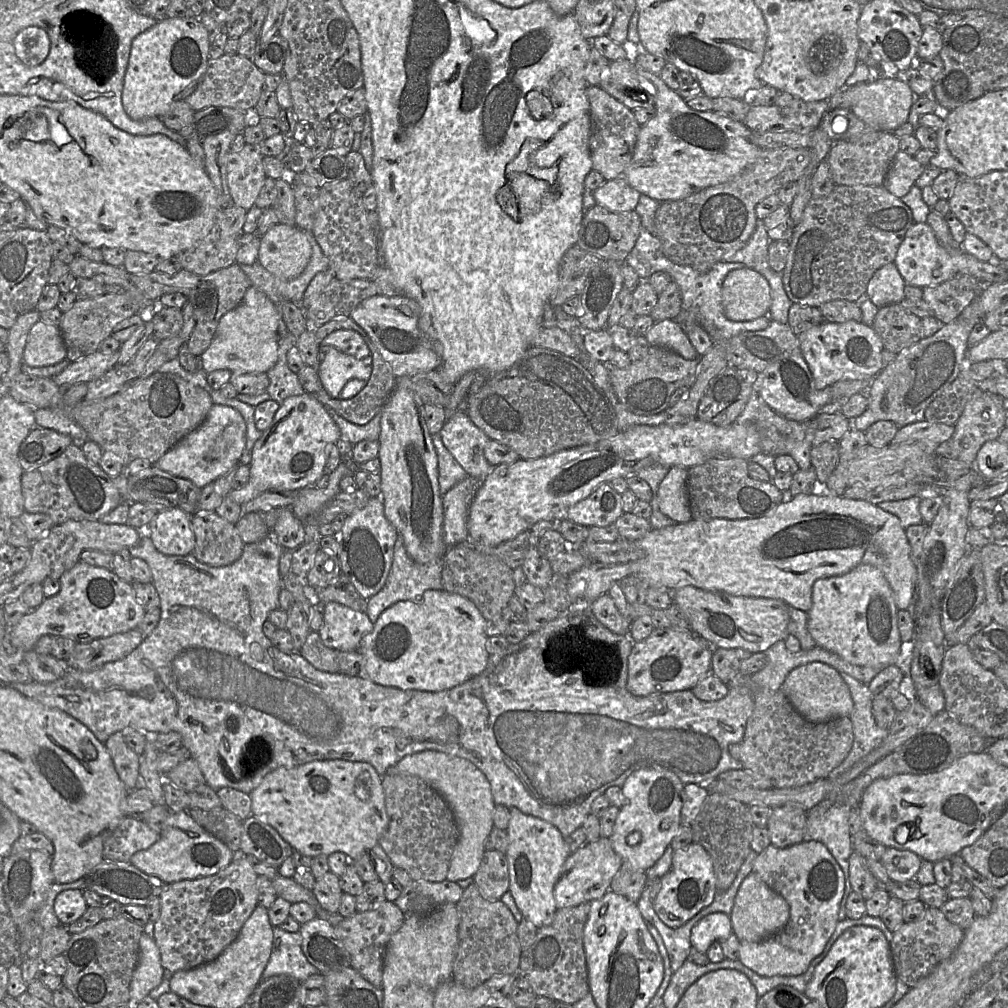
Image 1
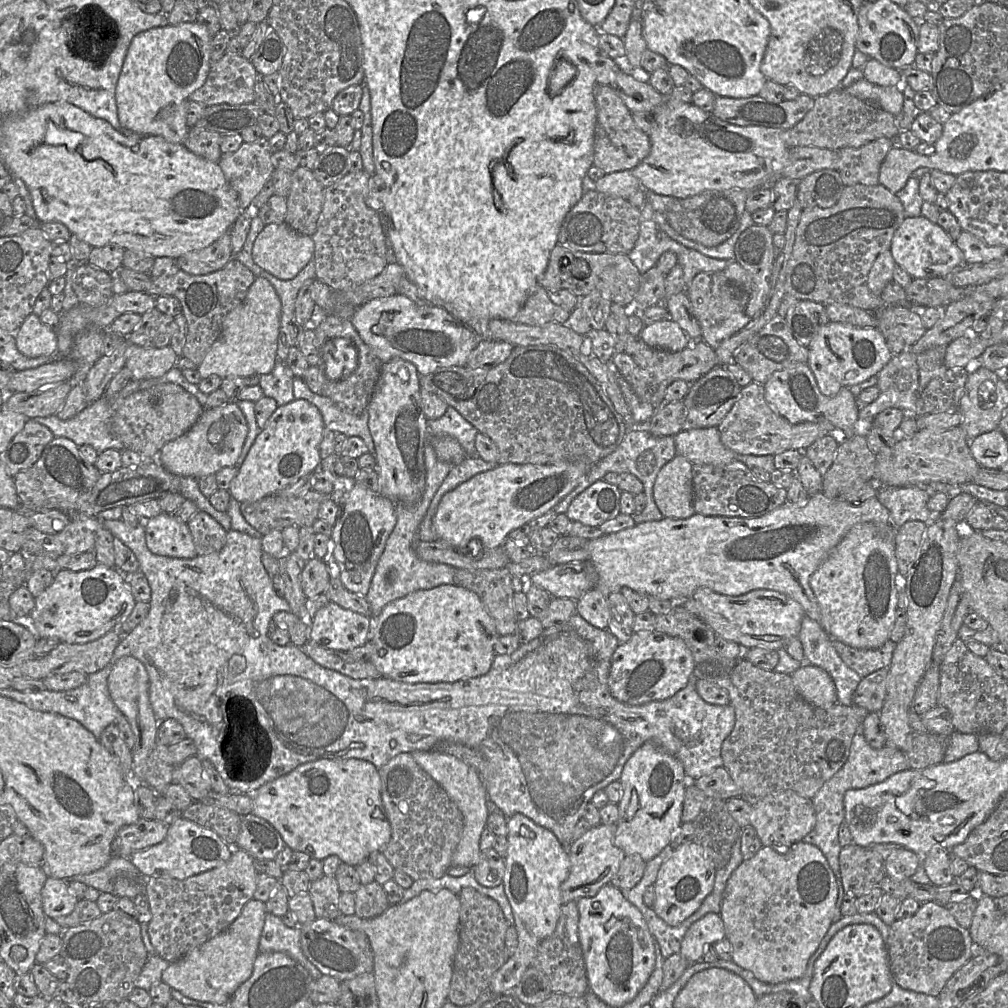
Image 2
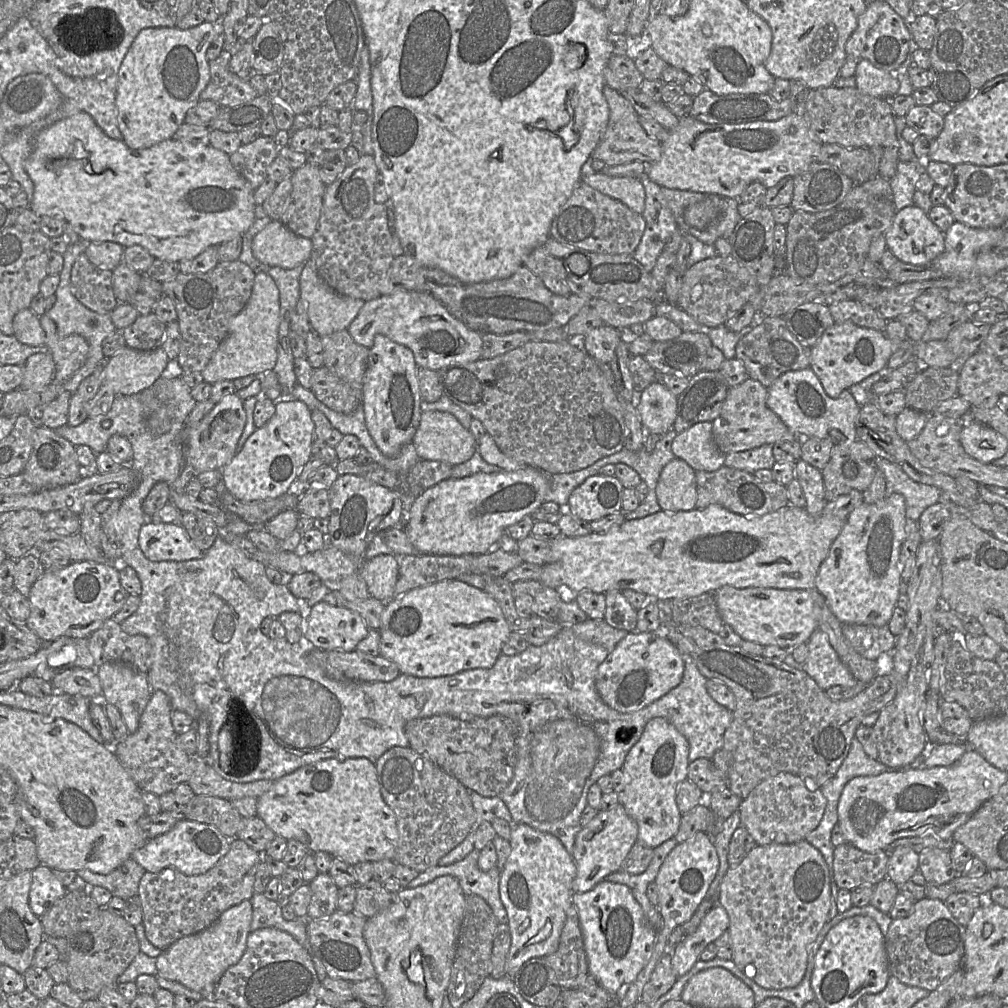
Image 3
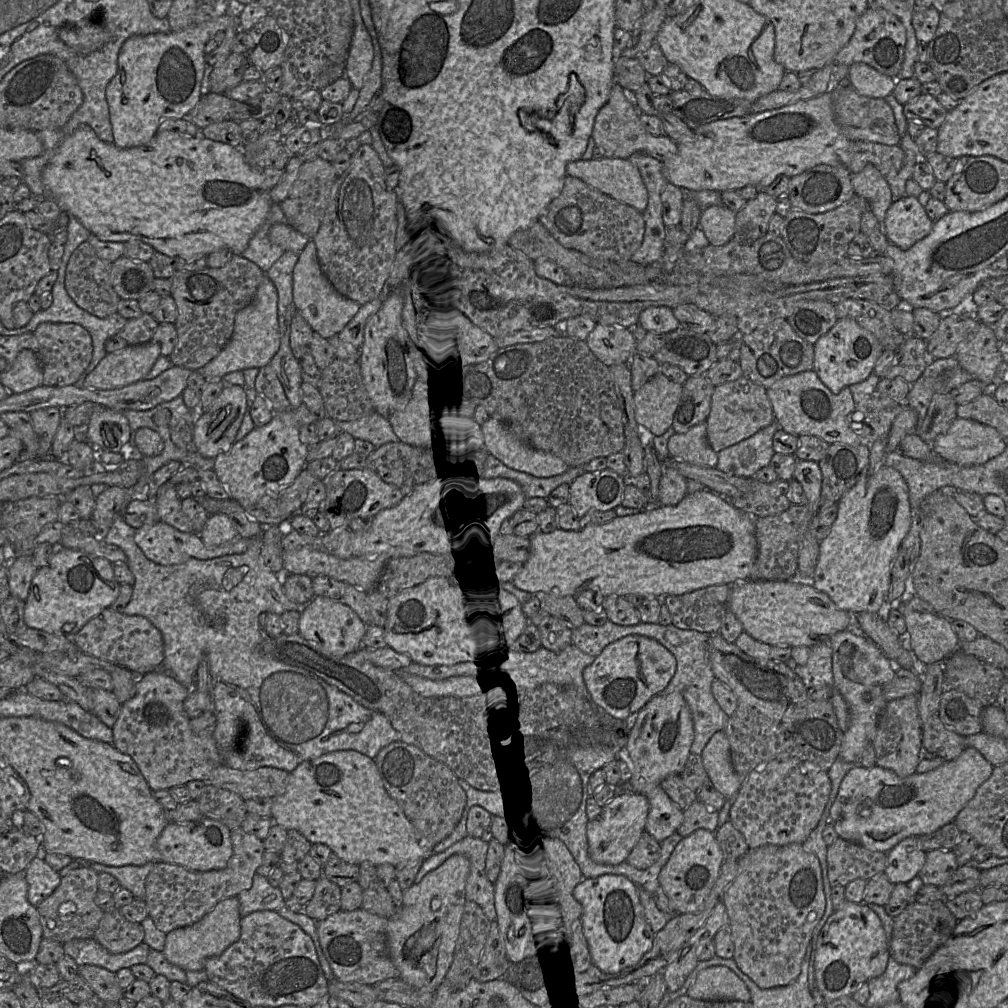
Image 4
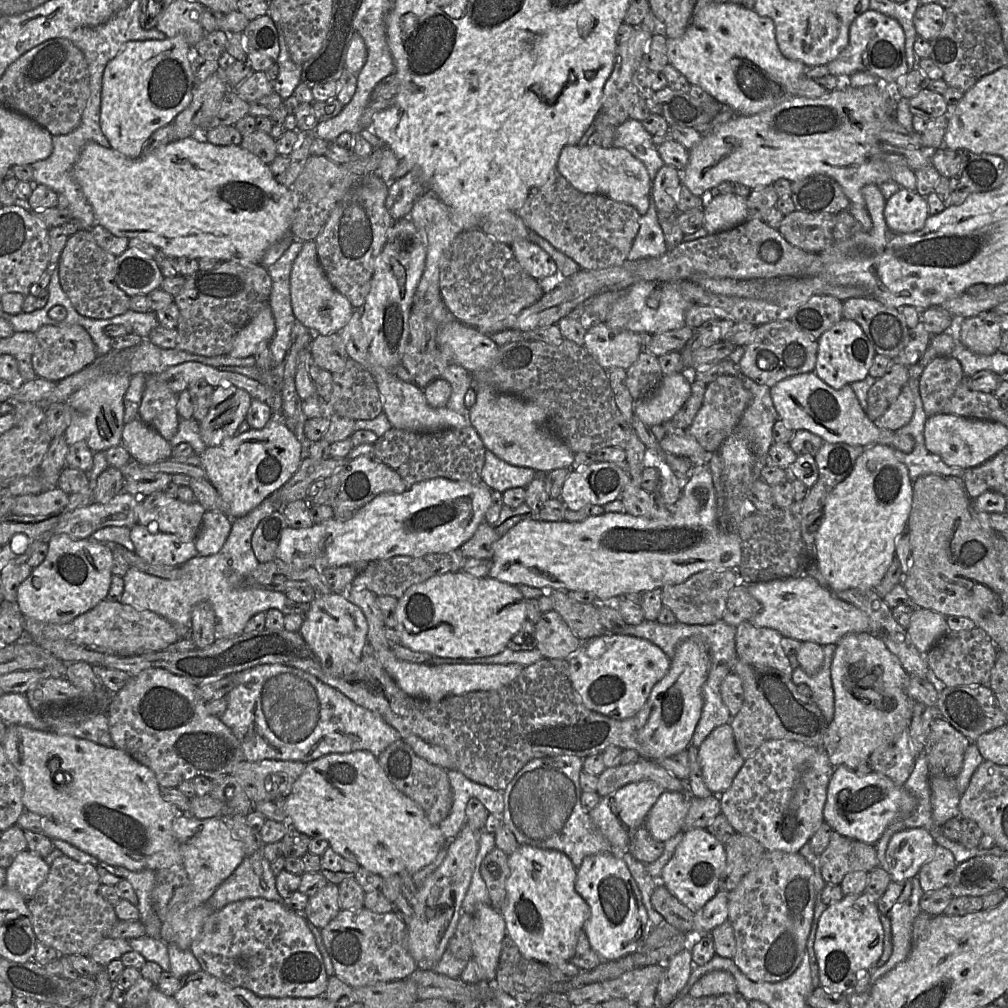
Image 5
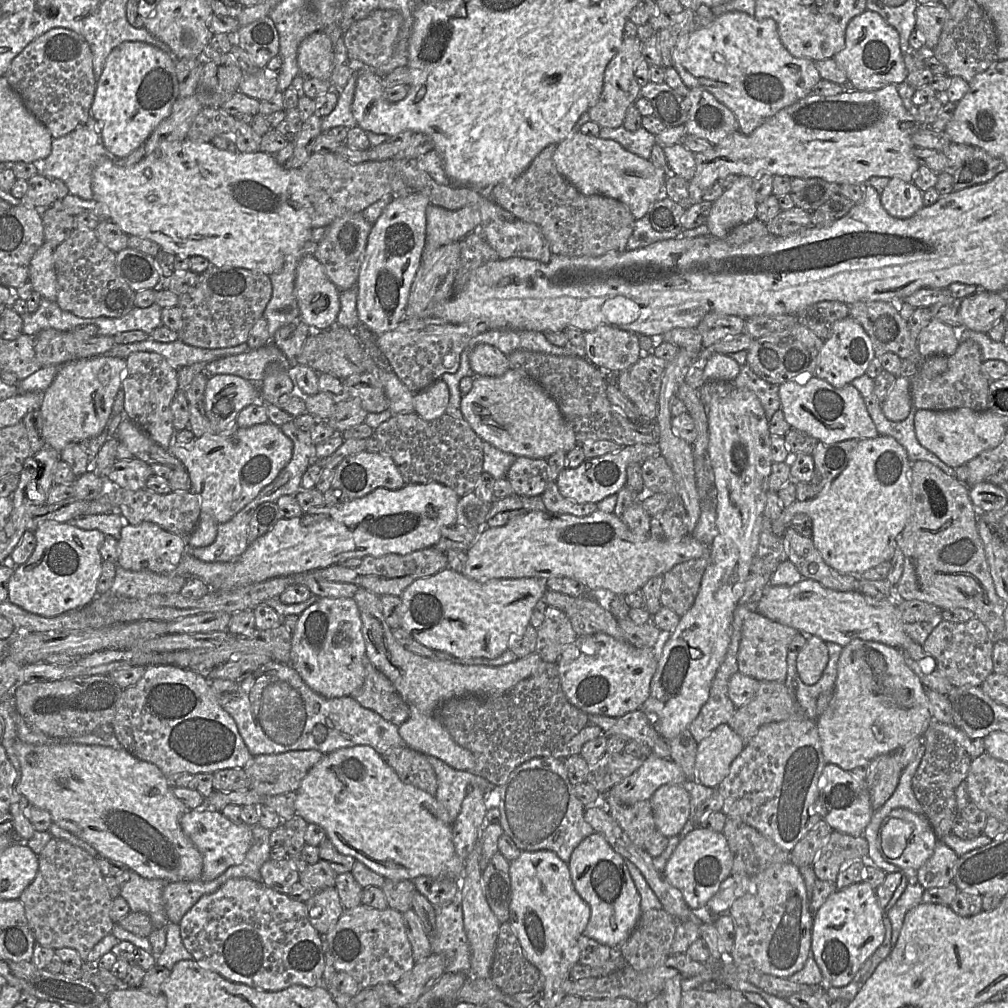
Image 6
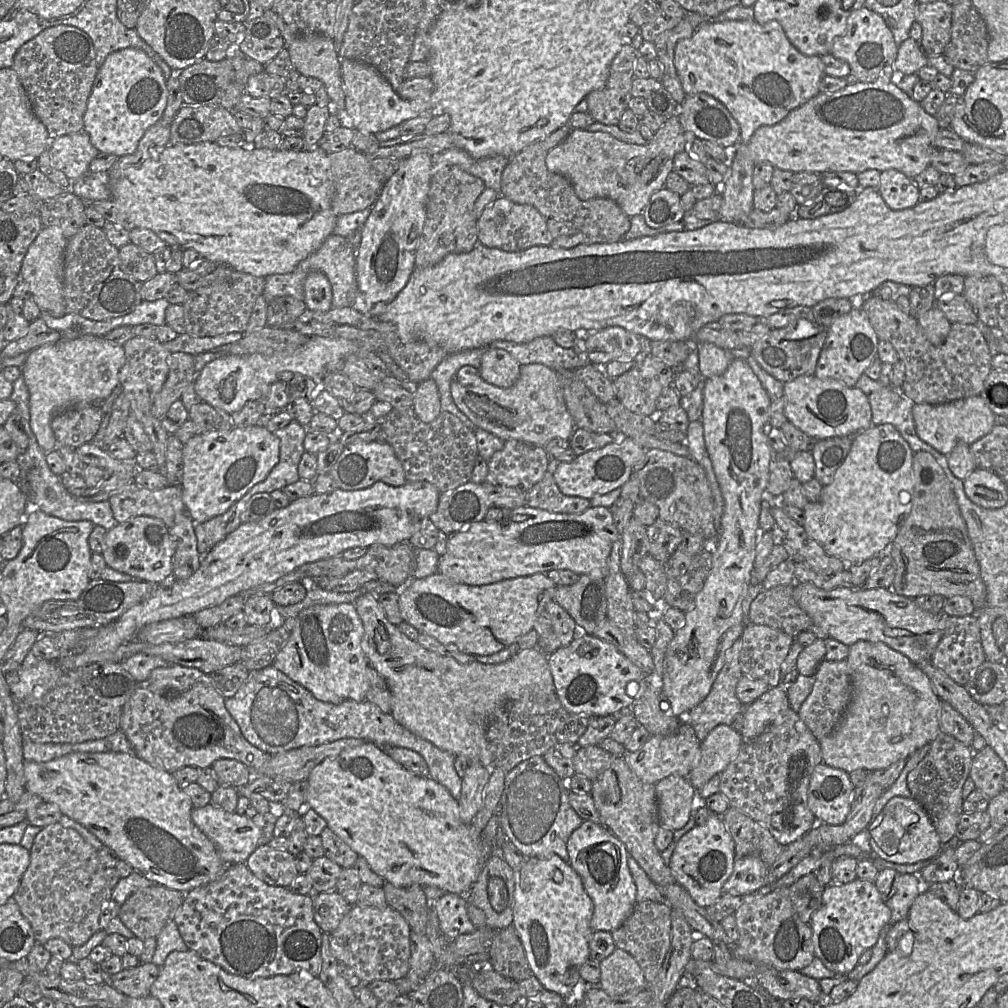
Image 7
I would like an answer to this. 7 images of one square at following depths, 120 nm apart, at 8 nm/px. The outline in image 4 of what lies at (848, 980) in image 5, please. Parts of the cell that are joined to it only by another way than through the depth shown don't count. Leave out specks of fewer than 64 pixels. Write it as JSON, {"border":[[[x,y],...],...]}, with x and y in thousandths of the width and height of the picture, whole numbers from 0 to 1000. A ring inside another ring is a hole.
{"border":[[[838,894],[836,900],[821,911],[811,935],[809,970],[811,980],[817,992],[845,988],[856,976],[870,970],[879,962],[883,950],[877,921],[871,908],[858,895]]]}

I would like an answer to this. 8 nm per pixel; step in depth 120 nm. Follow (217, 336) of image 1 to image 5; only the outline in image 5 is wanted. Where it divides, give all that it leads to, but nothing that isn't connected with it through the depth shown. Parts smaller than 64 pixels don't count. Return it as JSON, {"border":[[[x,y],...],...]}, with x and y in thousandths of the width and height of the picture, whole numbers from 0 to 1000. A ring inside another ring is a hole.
{"border":[[[264,301],[236,329],[226,351],[232,355],[252,353],[262,347],[272,330],[272,313],[268,303]]]}

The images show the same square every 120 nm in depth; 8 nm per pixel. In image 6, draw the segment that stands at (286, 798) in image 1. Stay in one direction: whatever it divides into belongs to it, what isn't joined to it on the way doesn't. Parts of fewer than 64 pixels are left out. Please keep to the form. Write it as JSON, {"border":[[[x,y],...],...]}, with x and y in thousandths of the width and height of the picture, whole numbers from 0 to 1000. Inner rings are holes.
{"border":[[[364,739],[335,743],[321,749],[295,784],[294,807],[306,816],[317,818],[333,842],[361,857],[382,872],[410,873],[415,869],[457,872],[461,854],[451,844],[449,815],[429,790],[400,777],[379,749]]]}

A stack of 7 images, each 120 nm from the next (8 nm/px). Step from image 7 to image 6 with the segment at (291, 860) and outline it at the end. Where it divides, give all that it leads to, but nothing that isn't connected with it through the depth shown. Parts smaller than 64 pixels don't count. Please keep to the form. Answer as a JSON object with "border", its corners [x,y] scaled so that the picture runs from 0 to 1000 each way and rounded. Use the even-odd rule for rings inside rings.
{"border":[[[285,851],[266,852],[260,858],[258,865],[259,875],[280,887],[287,887],[290,878],[298,871],[298,866],[287,856]]]}

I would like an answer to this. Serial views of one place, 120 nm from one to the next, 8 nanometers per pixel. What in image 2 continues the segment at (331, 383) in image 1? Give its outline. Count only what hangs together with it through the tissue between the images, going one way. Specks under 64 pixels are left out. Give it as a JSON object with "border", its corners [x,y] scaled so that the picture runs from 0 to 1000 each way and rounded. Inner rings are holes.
{"border":[[[329,335],[320,343],[322,373],[329,378],[345,375],[354,365],[355,350],[346,336]]]}

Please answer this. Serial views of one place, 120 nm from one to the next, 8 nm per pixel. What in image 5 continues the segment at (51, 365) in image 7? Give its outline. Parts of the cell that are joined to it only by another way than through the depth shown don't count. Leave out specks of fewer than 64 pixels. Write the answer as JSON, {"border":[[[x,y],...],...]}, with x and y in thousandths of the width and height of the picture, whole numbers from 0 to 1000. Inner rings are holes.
{"border":[[[126,369],[106,370],[89,378],[65,397],[71,417],[63,429],[67,441],[82,438],[93,447],[105,447],[120,441],[123,420],[123,393],[130,372]]]}

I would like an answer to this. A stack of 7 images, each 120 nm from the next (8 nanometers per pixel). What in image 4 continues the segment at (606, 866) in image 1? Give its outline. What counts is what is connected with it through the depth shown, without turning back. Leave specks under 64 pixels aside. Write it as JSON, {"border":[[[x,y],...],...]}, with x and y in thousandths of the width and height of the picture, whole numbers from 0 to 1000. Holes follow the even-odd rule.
{"border":[[[612,786],[597,801],[597,806],[593,812],[583,813],[581,829],[583,845],[587,854],[601,858],[612,858],[621,854],[636,827],[640,824],[643,807],[644,796],[640,790],[629,786]]]}

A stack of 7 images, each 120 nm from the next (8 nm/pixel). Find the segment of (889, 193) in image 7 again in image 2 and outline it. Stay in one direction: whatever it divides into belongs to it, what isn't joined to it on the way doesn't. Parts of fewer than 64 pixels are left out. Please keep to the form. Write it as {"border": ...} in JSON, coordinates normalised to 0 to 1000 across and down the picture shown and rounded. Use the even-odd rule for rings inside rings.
{"border":[[[915,213],[897,217],[886,233],[883,249],[888,261],[906,277],[937,276],[948,265],[960,263],[956,261],[955,250],[938,229]]]}

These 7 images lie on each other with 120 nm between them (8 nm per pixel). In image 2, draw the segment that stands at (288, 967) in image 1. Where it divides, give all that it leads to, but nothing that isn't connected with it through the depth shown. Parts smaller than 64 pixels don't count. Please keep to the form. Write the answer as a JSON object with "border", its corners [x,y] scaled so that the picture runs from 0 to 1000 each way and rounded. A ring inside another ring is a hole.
{"border":[[[265,905],[257,934],[257,944],[281,944],[299,956],[313,972],[320,966],[301,946],[298,938],[299,920],[285,920],[280,911]]]}

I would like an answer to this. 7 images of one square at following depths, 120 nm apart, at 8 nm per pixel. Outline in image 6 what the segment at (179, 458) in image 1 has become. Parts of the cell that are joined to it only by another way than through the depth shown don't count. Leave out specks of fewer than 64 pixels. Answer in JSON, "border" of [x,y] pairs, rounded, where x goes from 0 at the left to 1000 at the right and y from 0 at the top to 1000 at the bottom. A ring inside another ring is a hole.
{"border":[[[228,371],[206,373],[202,407],[215,430],[234,422],[234,415],[241,405],[250,400],[257,402],[258,381]]]}

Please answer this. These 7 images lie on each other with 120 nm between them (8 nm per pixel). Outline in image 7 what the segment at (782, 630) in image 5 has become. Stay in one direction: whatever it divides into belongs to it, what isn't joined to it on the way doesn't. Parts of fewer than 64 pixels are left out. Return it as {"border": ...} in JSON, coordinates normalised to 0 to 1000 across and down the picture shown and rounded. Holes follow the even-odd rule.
{"border":[[[788,578],[787,592],[791,599],[803,610],[808,620],[817,624],[822,633],[830,635],[840,641],[850,636],[875,637],[883,643],[895,648],[907,659],[924,656],[925,649],[930,642],[938,622],[940,612],[938,607],[925,609],[914,604],[908,595],[889,589],[884,584],[844,584],[831,582],[816,585],[805,578]]]}

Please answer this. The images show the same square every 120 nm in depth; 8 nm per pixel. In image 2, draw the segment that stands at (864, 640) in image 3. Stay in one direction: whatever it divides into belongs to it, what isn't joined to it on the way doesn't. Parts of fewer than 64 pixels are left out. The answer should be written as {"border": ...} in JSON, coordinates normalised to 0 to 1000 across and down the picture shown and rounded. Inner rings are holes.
{"border":[[[882,634],[872,643],[851,644],[832,635],[826,635],[826,641],[836,657],[855,673],[872,664],[881,663],[885,657],[889,639]]]}

